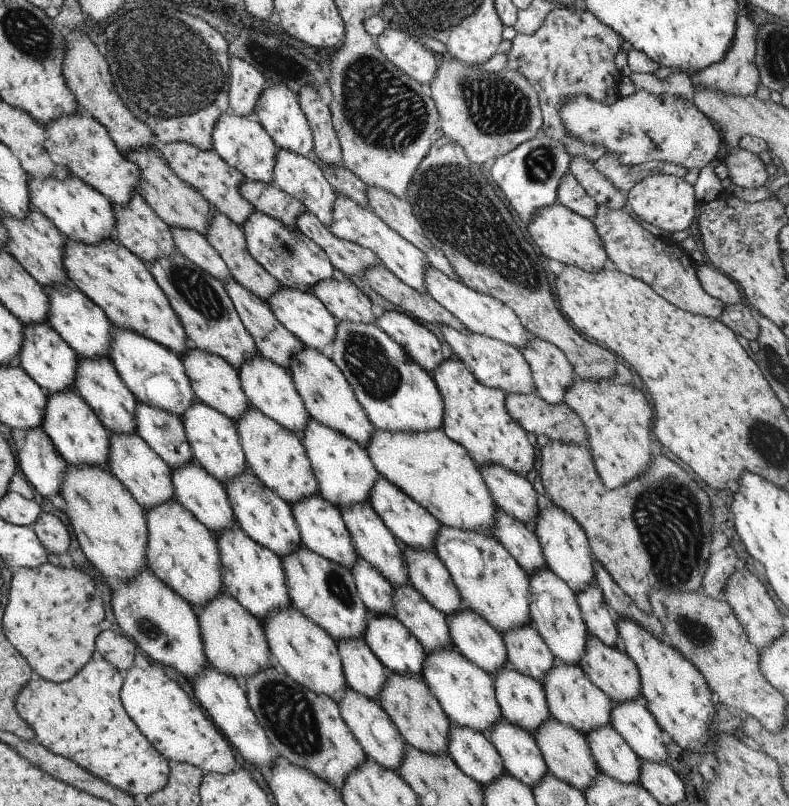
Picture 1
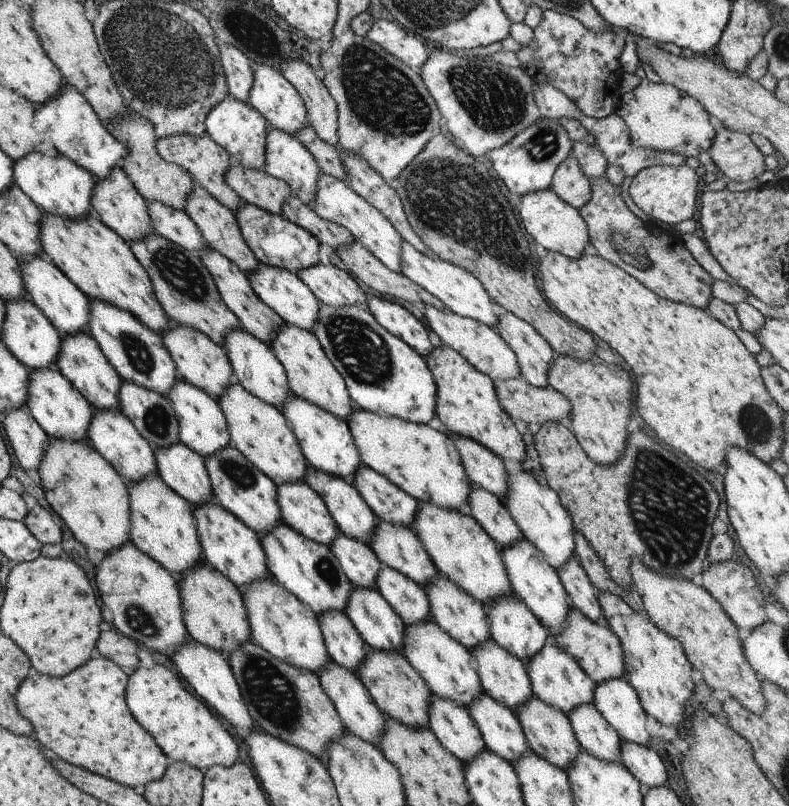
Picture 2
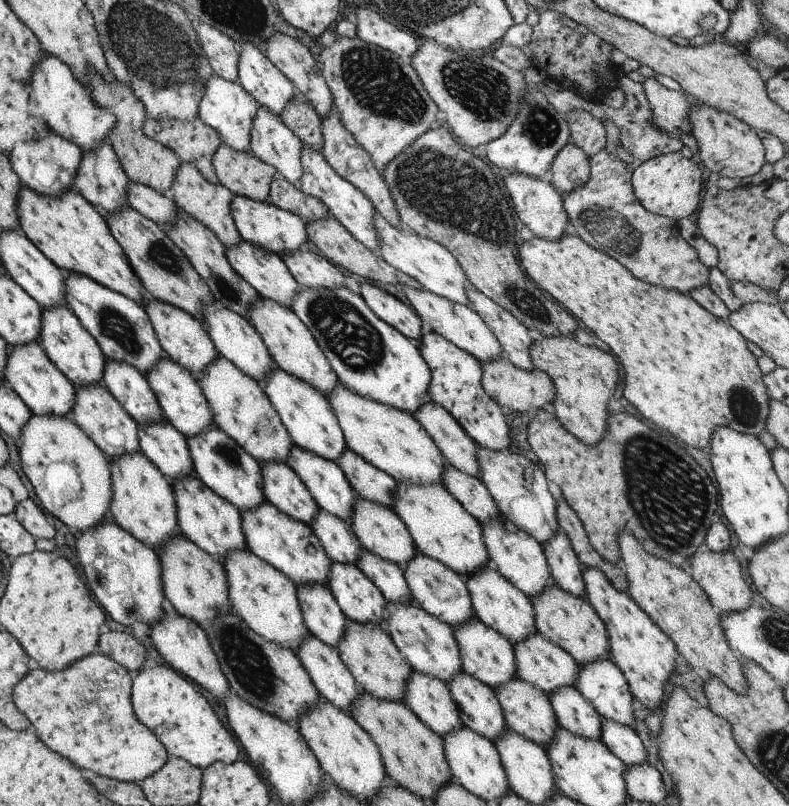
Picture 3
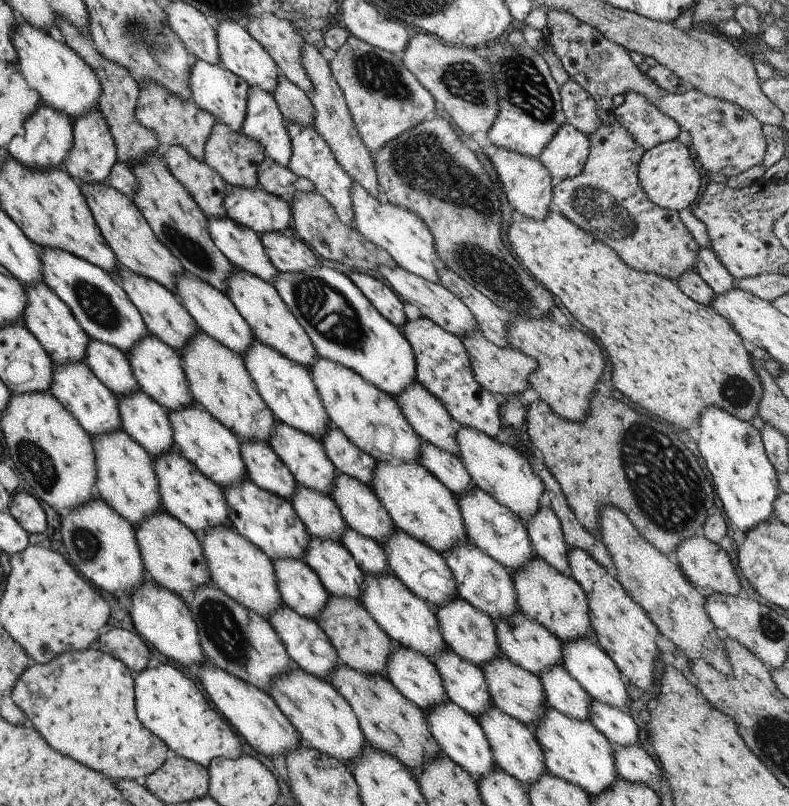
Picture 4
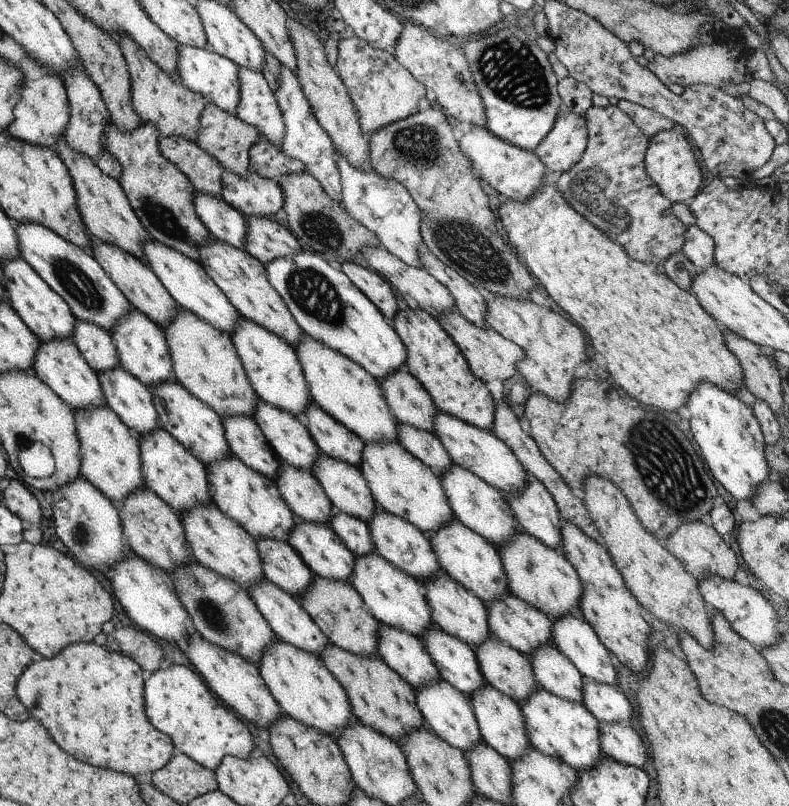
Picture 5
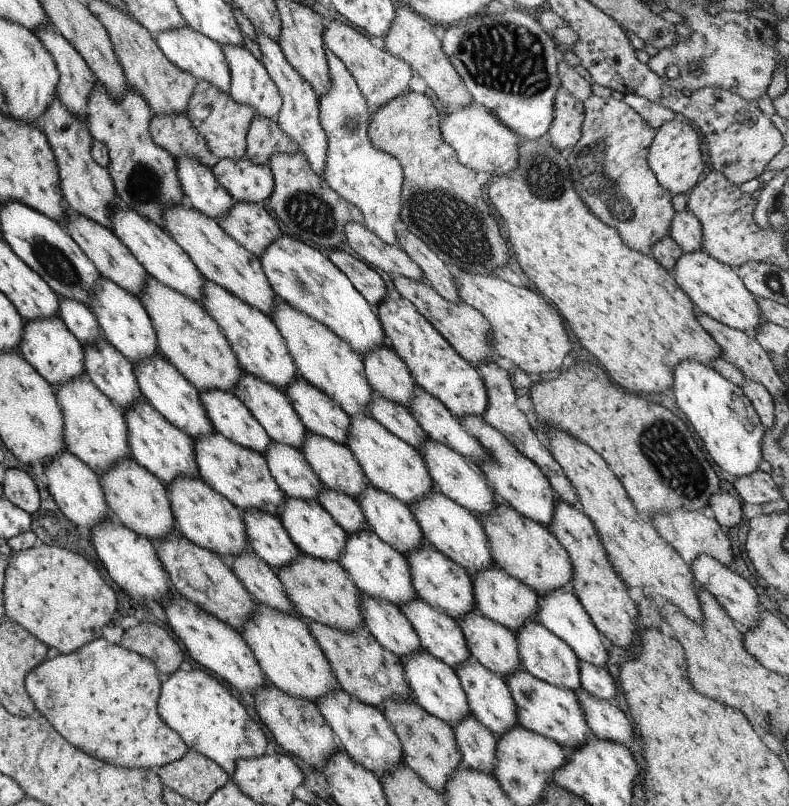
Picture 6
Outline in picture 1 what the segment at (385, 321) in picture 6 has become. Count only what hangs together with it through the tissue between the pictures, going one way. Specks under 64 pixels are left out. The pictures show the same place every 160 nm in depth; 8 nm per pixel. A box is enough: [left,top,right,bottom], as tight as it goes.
[432,360,535,477]

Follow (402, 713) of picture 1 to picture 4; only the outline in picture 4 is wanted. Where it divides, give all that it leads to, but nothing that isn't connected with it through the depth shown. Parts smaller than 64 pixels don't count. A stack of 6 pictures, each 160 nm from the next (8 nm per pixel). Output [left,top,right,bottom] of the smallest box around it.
[316,596,394,676]

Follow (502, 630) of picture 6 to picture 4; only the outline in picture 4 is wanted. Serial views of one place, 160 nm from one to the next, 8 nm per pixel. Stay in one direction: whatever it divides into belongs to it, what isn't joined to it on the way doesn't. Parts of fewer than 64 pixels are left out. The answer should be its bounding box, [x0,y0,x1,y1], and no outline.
[480,654,546,727]

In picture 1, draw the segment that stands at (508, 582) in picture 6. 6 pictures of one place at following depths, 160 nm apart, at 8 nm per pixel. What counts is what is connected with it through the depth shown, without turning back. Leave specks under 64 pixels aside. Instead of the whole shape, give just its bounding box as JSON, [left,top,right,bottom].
[541,662,612,736]

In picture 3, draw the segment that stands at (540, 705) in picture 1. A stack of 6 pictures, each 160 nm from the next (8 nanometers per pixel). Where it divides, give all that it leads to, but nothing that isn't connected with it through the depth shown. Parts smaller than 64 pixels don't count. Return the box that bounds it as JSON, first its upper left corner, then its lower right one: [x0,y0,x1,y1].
[452,616,516,690]

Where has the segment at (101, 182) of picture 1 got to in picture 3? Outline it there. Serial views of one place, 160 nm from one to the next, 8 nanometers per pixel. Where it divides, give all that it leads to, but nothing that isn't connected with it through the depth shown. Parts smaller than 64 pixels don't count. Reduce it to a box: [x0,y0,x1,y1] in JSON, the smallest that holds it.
[29,53,115,152]

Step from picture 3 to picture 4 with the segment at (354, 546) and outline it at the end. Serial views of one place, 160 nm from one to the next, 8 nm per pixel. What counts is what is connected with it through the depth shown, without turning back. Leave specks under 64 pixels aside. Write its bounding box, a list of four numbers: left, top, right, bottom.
[290,485,346,542]

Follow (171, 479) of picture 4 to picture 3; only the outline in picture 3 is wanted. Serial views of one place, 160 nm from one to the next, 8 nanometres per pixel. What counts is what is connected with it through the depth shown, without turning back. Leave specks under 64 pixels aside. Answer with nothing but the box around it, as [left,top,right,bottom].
[172,475,247,561]

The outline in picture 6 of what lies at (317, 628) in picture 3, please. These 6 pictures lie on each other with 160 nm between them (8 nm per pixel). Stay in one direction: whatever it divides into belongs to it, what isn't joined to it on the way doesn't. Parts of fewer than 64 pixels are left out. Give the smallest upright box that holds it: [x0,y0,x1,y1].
[241,509,299,570]

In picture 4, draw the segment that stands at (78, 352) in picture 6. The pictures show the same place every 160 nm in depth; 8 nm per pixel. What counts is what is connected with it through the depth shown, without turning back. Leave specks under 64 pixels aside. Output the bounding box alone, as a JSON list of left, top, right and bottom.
[49,362,121,436]

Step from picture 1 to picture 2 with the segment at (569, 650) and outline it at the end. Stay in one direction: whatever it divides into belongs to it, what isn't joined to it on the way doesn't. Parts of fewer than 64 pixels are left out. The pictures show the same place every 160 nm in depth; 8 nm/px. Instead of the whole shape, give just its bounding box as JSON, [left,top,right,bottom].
[501,540,570,638]

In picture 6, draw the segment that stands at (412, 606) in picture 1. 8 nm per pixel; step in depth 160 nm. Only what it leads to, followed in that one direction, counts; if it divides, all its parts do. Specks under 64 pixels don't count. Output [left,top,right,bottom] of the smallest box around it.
[316,486,367,535]

